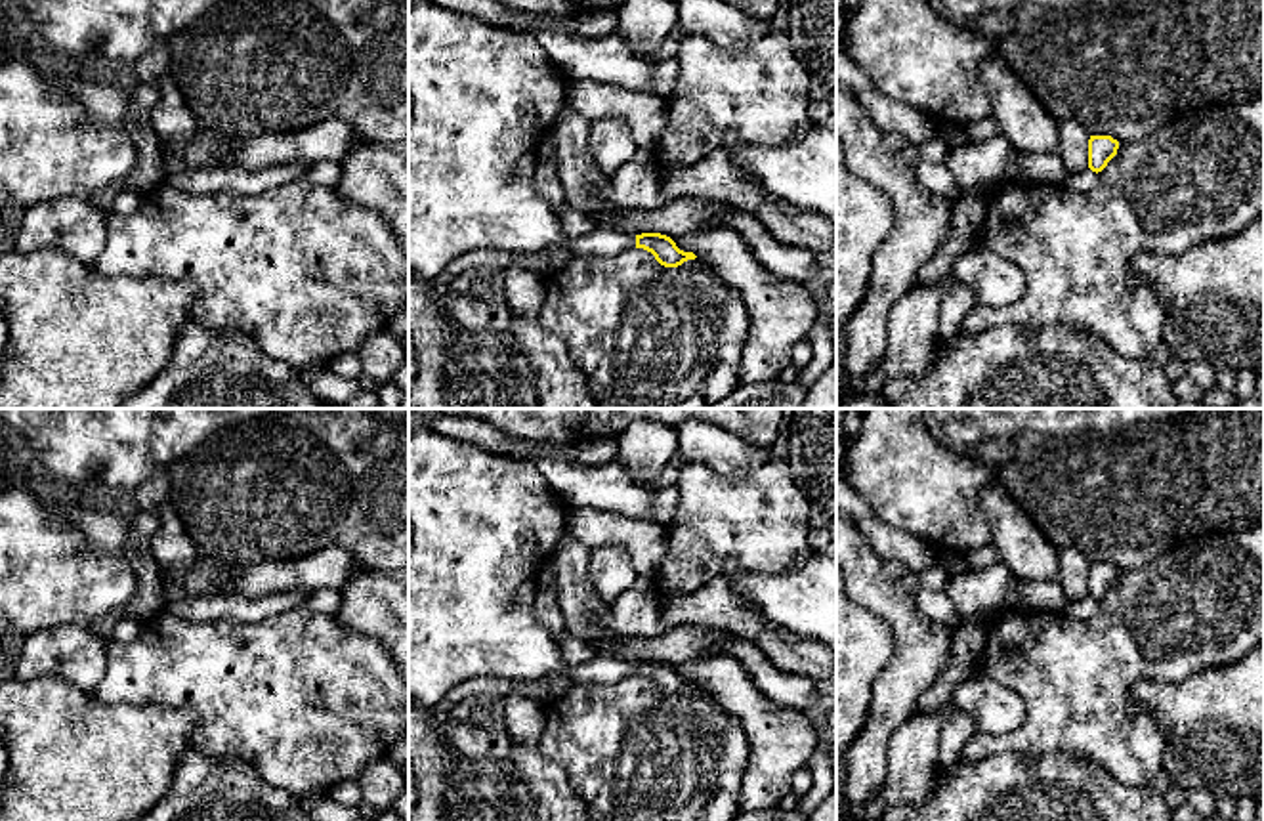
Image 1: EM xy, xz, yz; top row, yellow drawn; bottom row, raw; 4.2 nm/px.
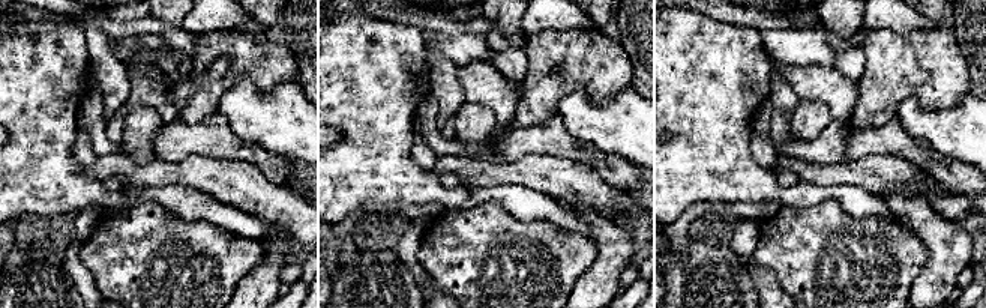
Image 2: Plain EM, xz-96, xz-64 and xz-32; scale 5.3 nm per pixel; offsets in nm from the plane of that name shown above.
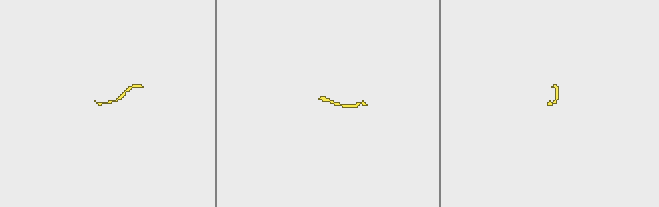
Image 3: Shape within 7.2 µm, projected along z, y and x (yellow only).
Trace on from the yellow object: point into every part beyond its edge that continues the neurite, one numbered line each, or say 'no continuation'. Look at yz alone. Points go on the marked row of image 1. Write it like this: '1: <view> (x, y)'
no continuation

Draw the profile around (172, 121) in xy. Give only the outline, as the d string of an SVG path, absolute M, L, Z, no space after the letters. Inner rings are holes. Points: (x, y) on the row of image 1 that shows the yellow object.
M164 74L157 86L160 97L149 118L153 132L162 145L187 141L199 126L185 97L168 74Z

